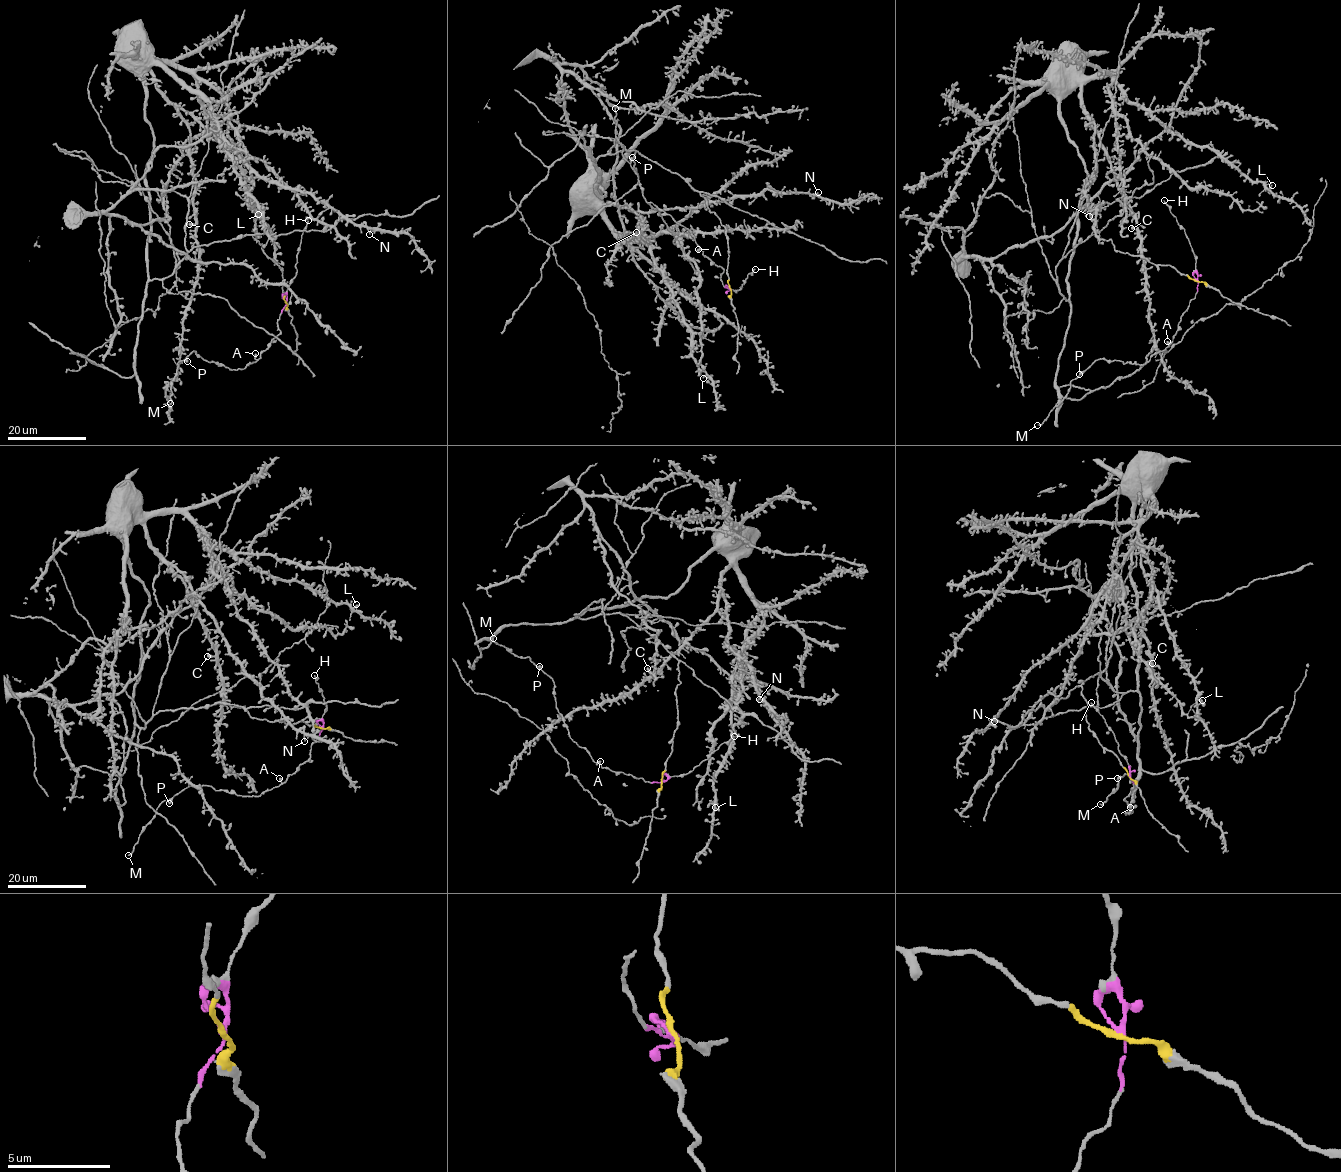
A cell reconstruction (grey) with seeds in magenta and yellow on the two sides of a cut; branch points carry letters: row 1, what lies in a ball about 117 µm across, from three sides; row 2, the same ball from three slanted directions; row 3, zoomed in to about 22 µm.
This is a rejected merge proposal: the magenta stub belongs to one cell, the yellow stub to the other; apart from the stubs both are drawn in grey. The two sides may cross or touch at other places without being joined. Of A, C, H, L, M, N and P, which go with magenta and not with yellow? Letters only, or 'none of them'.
A, H, M, P

